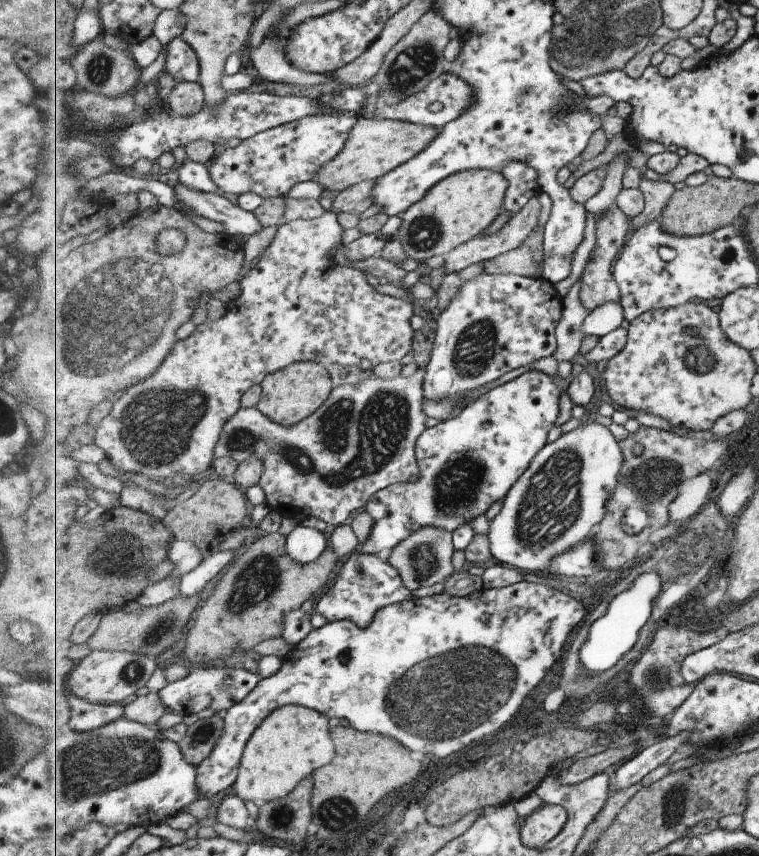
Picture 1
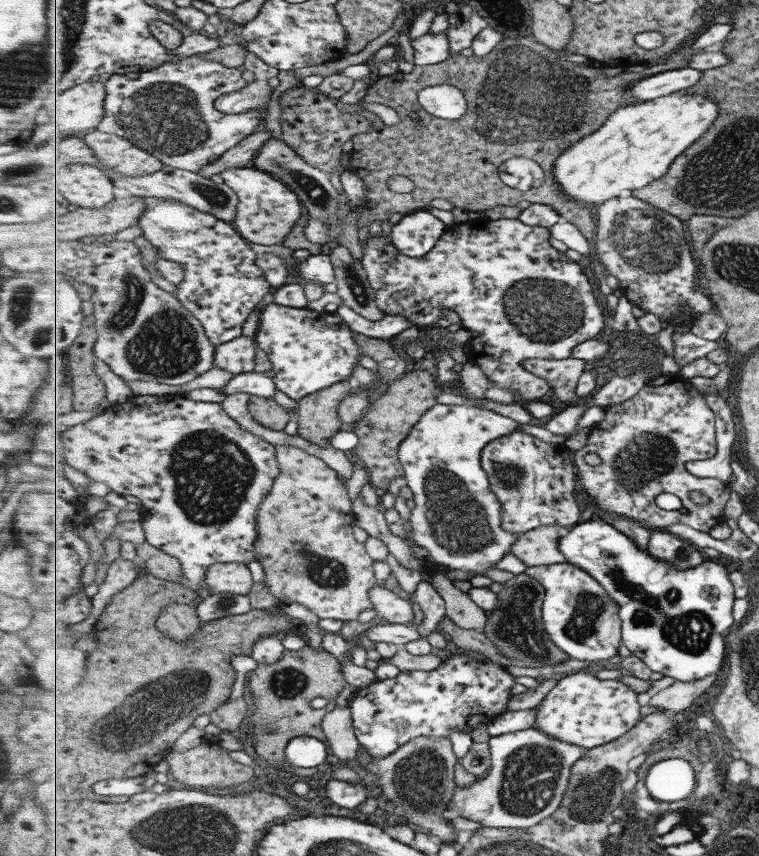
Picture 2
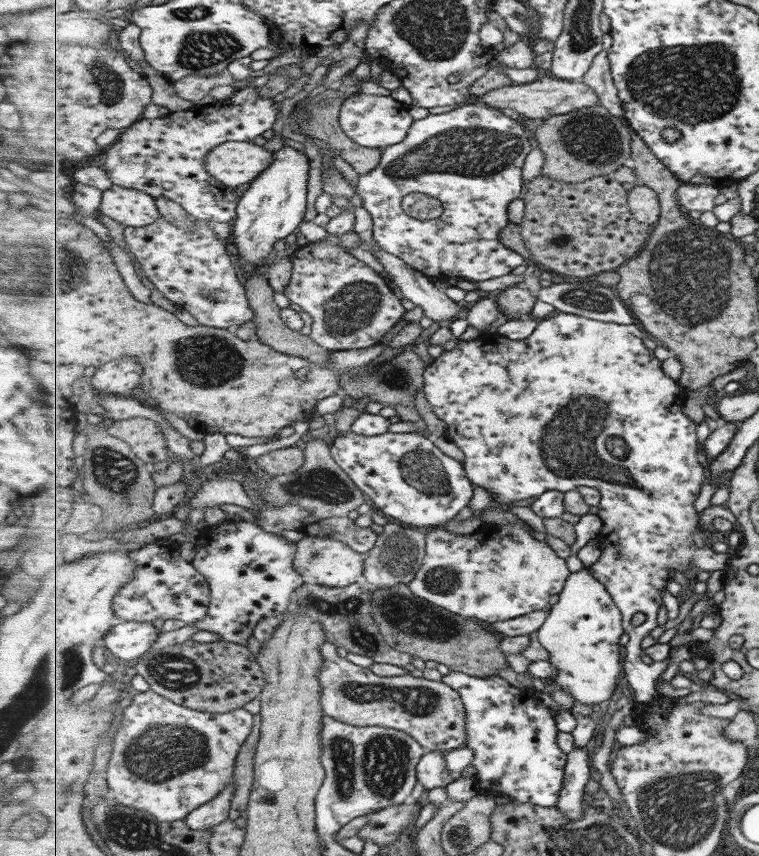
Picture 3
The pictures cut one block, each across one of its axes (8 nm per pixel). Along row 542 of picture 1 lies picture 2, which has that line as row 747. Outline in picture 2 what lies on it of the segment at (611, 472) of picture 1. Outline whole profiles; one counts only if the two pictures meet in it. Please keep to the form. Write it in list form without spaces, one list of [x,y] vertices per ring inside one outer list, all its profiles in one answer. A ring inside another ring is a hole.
[[[533,726],[491,737],[492,768],[486,778],[471,786],[457,787],[452,794],[452,814],[493,828],[531,828],[555,815],[564,802],[571,782],[572,769],[585,756],[587,749],[555,739]]]

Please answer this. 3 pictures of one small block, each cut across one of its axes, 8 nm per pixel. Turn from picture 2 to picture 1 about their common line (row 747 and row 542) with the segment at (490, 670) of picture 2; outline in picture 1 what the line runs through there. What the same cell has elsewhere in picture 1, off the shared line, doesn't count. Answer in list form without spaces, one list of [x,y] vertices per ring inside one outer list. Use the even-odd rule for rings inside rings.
[[[528,371],[481,394],[477,400],[458,410],[447,421],[426,429],[416,443],[416,458],[420,469],[418,479],[398,483],[377,492],[365,507],[373,525],[368,539],[362,544],[361,552],[367,555],[383,554],[385,550],[392,552],[401,542],[407,541],[426,527],[452,533],[459,526],[483,517],[494,502],[504,503],[510,491],[528,472],[533,460],[548,446],[549,432],[559,418],[559,398],[561,392],[567,392],[570,380],[571,377],[563,380],[558,376],[547,376],[545,372]]]

